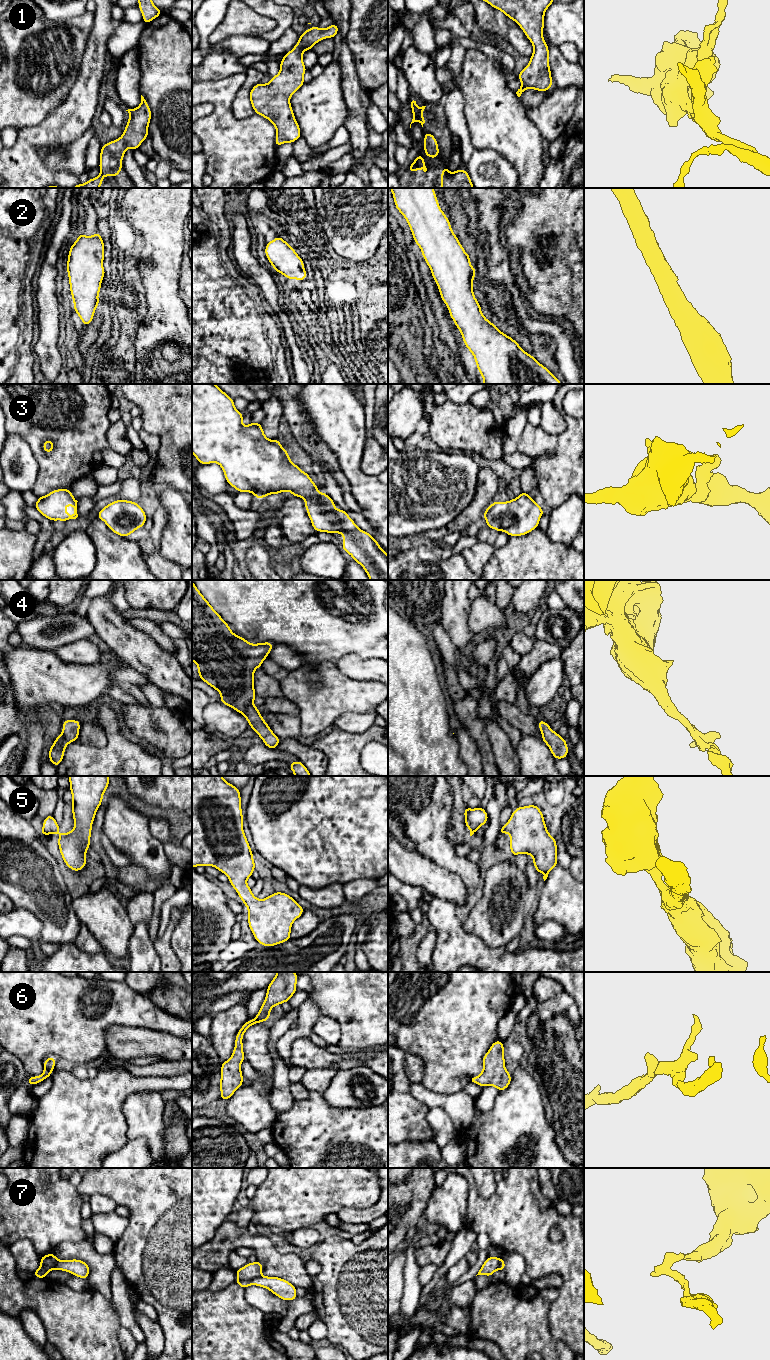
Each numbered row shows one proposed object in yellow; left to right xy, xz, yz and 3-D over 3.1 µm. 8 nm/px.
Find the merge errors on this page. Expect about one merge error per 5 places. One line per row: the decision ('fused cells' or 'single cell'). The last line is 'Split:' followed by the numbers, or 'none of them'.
1: single cell
2: single cell
3: single cell
4: single cell
5: single cell
6: single cell
7: fused cells
Split: 7

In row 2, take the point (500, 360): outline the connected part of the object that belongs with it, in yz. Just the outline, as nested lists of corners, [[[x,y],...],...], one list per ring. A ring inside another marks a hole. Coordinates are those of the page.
[[[390,188],[396,209],[405,217],[415,243],[420,247],[424,260],[438,286],[440,296],[447,305],[449,314],[460,330],[467,349],[473,354],[478,371],[484,379],[483,384],[562,384],[552,372],[540,364],[532,355],[526,353],[520,345],[508,335],[502,333],[482,314],[481,306],[473,292],[475,268],[470,264],[470,255],[464,251],[454,234],[449,219],[439,208],[433,188]]]

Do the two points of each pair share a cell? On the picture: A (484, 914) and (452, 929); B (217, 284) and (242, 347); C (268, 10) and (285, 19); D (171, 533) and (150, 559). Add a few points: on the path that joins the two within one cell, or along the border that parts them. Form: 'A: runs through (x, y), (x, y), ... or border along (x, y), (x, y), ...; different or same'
A: border along (462, 923), (467, 932), (481, 939); different
B: runs through (217, 300), (219, 324), (226, 331); same
C: runs through (272, 10), (281, 15); same
D: border along (158, 548), (158, 551), (165, 558), (177, 563); different

